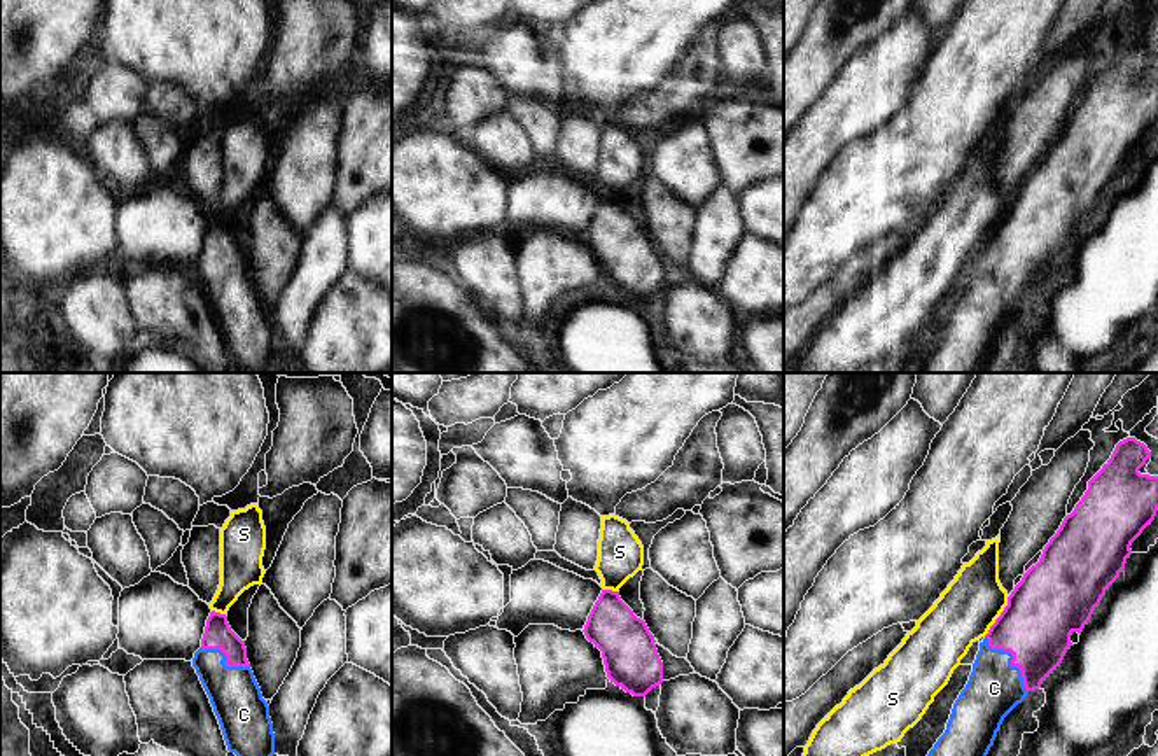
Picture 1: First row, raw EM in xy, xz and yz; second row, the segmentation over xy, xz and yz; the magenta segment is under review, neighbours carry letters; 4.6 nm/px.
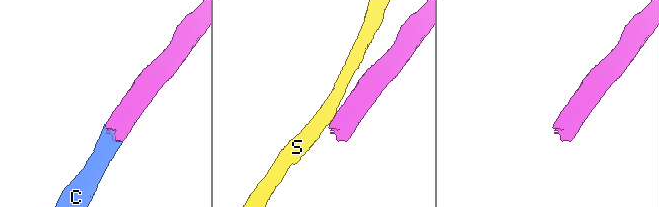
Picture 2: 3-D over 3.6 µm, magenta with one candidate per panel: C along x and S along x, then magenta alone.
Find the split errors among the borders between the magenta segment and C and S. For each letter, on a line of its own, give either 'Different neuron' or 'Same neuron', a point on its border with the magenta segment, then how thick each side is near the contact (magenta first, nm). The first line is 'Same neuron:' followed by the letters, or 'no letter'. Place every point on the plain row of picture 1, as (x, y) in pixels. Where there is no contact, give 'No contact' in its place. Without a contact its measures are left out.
Same neuron: C
C: Same neuron. Touches magenta at yz (1013, 266). Thickness 340 nm (magenta) against 260 nm
S: Different neuron. Touches magenta at yz (1001, 223). Thickness 340 nm (magenta) against 280 nm

